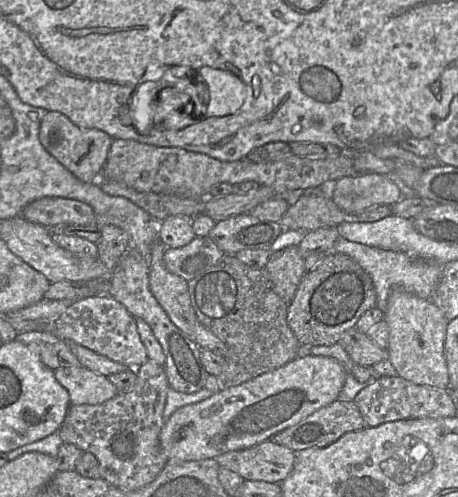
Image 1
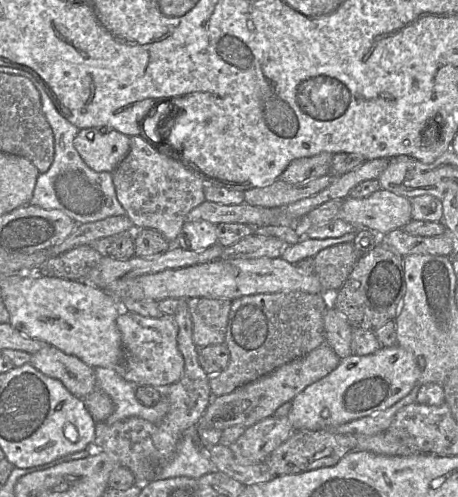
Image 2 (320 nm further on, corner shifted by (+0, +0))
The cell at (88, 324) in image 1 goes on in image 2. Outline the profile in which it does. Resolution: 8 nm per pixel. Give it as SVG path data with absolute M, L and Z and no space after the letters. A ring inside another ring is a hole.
M123 310L116 319L121 334L123 358L115 371L135 385L164 387L177 382L184 373L184 358L178 349L178 327L172 317L143 317Z

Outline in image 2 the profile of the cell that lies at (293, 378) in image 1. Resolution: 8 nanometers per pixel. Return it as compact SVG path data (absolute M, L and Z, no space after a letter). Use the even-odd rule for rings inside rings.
M395 345L359 356L350 354L326 377L309 385L291 402L287 414L295 432L332 429L340 424L383 411L418 386L419 367L414 355Z

